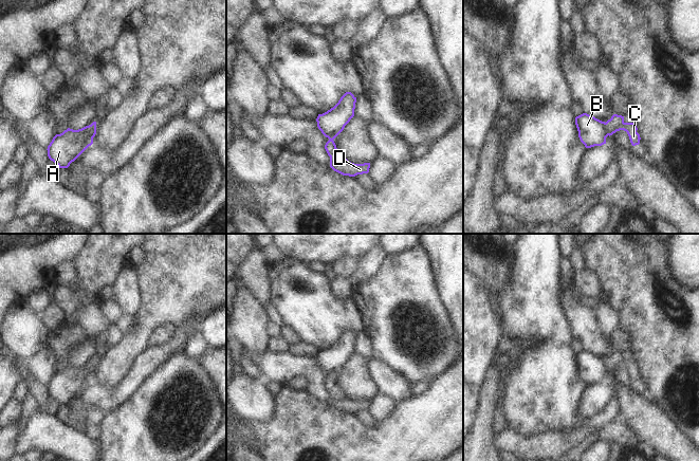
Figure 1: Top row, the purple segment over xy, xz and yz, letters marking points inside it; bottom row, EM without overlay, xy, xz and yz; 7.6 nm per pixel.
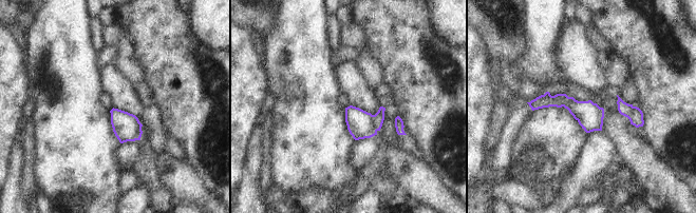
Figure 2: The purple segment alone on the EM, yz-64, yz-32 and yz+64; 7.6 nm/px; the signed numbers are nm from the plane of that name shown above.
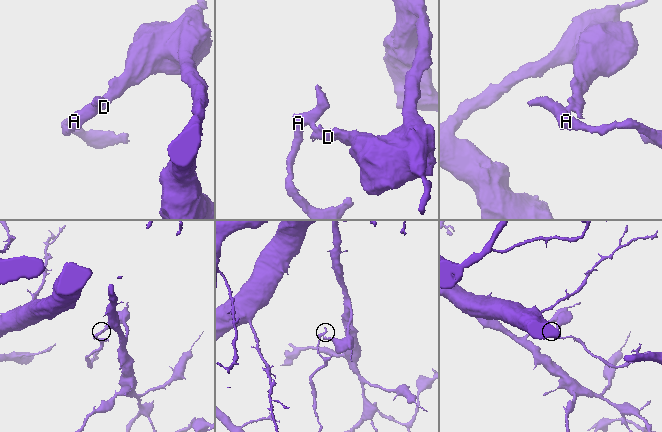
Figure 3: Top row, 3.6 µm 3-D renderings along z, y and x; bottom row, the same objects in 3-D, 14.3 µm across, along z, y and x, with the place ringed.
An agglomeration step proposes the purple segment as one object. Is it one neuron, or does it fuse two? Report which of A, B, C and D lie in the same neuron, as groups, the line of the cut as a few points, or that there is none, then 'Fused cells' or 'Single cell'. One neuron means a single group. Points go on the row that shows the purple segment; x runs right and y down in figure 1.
Groups: A B / C D. Split along yz (605, 123), (608, 134). Fused cells.

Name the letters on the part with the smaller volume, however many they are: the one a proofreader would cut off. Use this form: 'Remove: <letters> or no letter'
Remove: A, B

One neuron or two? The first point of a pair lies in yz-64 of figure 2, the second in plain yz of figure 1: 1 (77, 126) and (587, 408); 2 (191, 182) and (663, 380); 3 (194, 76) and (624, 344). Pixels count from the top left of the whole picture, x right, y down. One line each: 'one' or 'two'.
1: two
2: two
3: two

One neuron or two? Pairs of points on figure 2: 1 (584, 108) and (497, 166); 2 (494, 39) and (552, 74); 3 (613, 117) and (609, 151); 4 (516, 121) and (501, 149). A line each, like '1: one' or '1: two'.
1: one
2: two
3: two
4: one

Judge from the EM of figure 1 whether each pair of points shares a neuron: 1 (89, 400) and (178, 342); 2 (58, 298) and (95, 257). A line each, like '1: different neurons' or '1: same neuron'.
1: same neuron
2: same neuron

